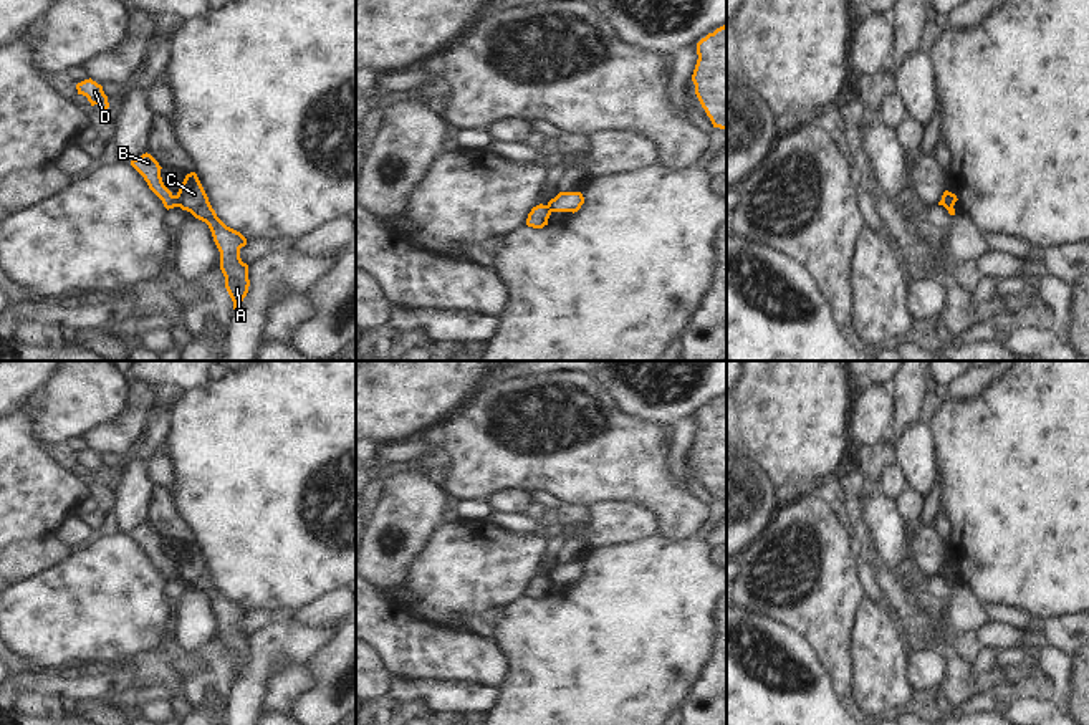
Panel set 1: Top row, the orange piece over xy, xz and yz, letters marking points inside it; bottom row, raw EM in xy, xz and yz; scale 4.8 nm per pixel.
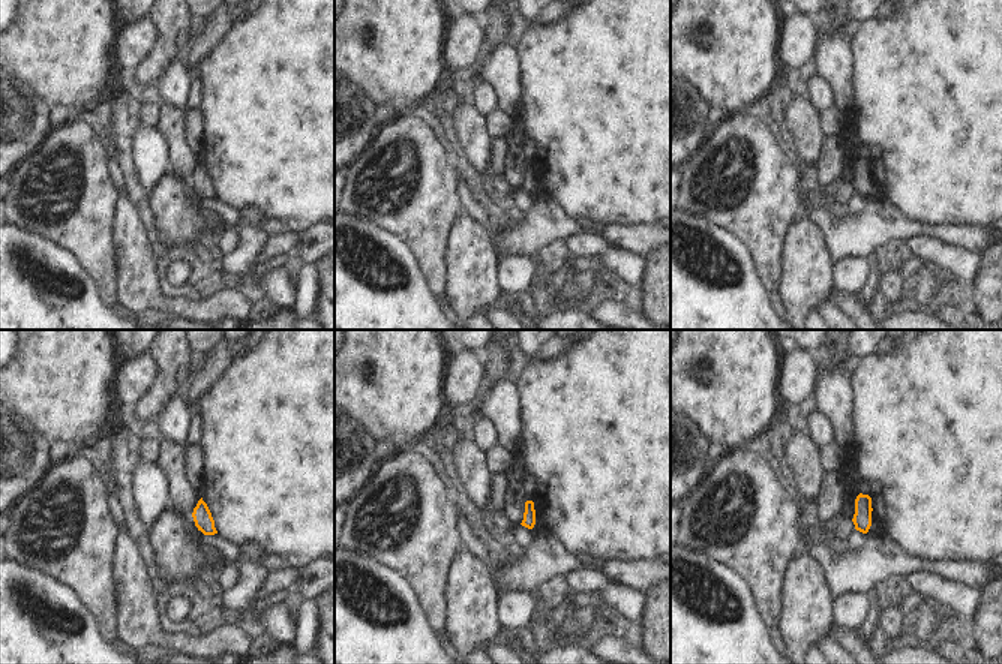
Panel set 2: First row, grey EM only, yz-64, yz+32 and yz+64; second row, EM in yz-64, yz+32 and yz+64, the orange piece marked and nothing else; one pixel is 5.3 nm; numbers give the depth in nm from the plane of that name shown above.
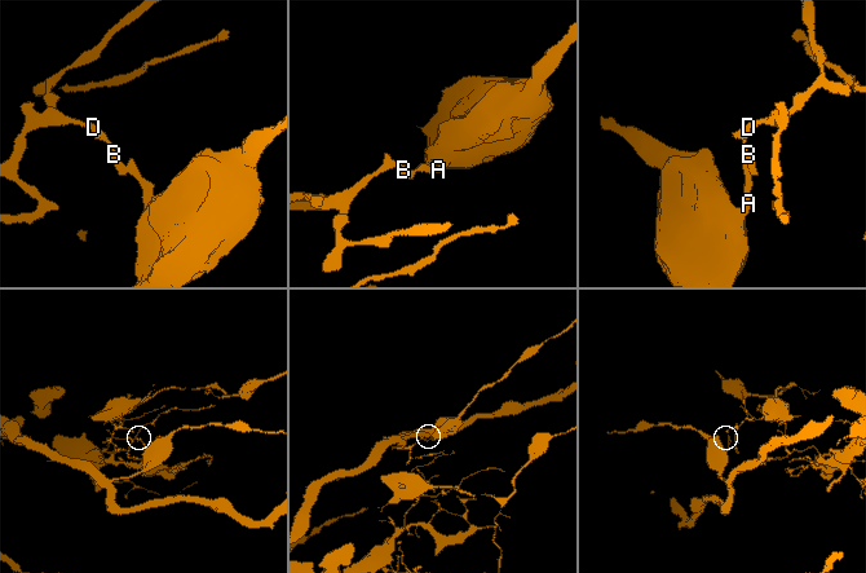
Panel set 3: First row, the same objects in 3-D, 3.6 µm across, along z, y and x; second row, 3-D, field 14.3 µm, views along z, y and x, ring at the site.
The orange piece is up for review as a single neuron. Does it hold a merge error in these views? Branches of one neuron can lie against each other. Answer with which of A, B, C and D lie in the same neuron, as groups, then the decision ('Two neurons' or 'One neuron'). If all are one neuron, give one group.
Groups: A C / B D. Two neurons

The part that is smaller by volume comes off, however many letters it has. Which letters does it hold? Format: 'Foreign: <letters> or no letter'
Foreign: B, D

